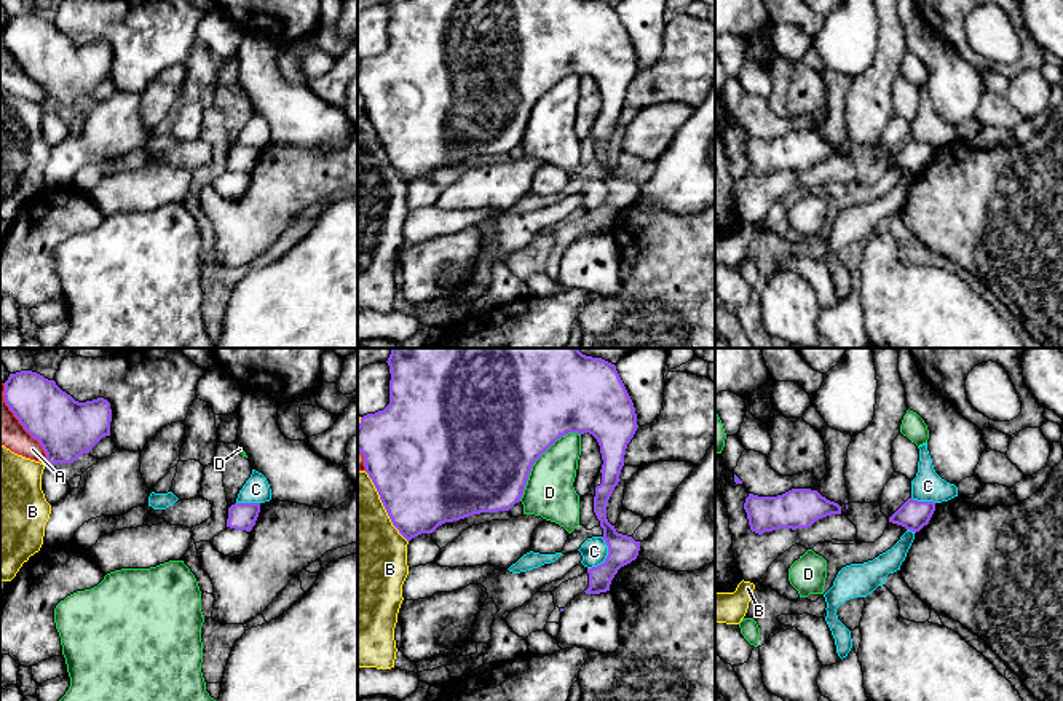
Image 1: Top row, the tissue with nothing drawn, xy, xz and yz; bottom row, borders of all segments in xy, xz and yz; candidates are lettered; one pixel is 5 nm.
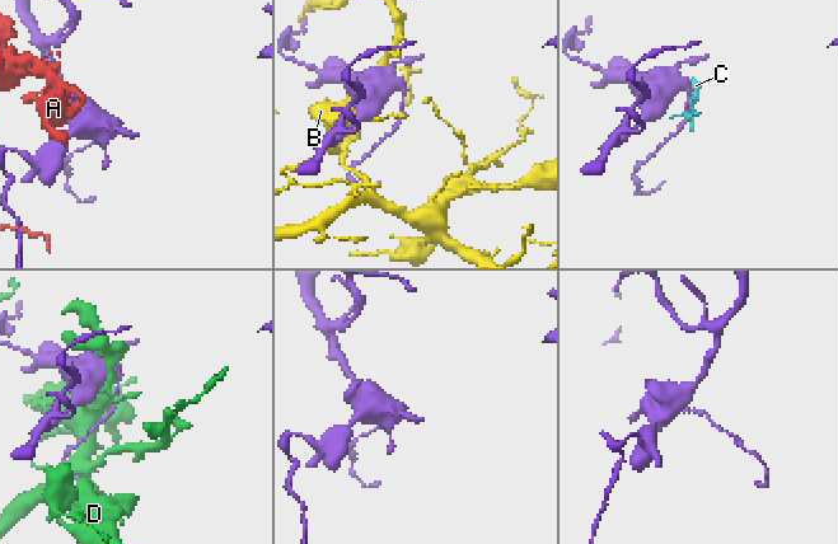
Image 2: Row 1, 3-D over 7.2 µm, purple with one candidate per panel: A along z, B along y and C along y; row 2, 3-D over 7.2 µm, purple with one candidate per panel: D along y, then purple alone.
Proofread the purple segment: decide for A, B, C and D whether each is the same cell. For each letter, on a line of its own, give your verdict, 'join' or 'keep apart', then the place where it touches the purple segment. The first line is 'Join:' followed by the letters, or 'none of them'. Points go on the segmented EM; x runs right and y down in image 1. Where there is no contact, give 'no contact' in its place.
Join: none of them
A: keep apart | xy (19, 422)
B: keep apart | xz (383, 505)
C: keep apart | xz (607, 558)
D: keep apart | xz (538, 457)

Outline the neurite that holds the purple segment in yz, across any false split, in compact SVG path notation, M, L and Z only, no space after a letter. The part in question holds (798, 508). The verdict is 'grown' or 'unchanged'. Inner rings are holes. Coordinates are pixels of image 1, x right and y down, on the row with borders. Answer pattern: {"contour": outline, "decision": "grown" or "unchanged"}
{"contour": "M792 489L777 497L749 493L744 509L750 530L758 535L779 529L808 529L822 517L841 514L838 503L811 489Z", "decision": "unchanged"}

